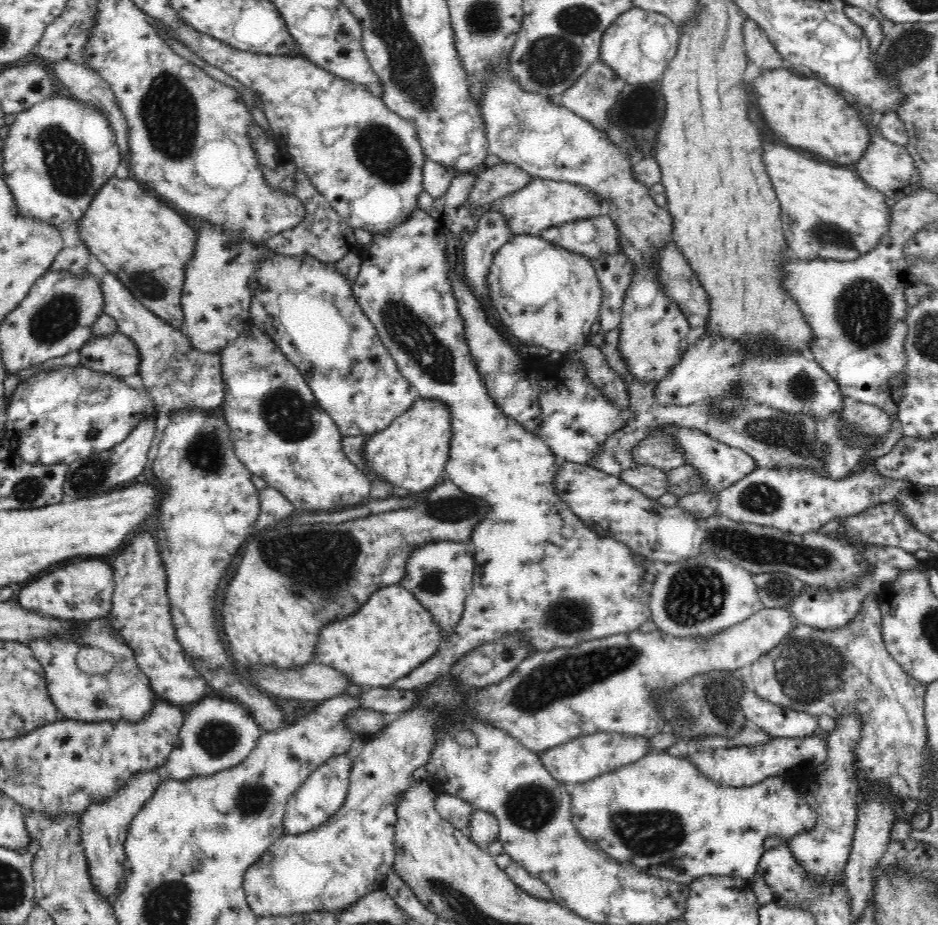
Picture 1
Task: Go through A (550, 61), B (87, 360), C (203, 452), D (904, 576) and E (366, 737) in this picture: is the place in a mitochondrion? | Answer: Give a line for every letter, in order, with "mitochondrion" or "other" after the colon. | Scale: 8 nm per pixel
A: mitochondrion
B: other
C: mitochondrion
D: other
E: other

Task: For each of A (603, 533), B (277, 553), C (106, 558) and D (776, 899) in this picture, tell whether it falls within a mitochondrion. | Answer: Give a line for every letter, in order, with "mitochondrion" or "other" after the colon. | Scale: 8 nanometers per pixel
A: other
B: mitochondrion
C: other
D: other

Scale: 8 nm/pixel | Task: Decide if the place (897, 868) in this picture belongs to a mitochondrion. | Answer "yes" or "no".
no

